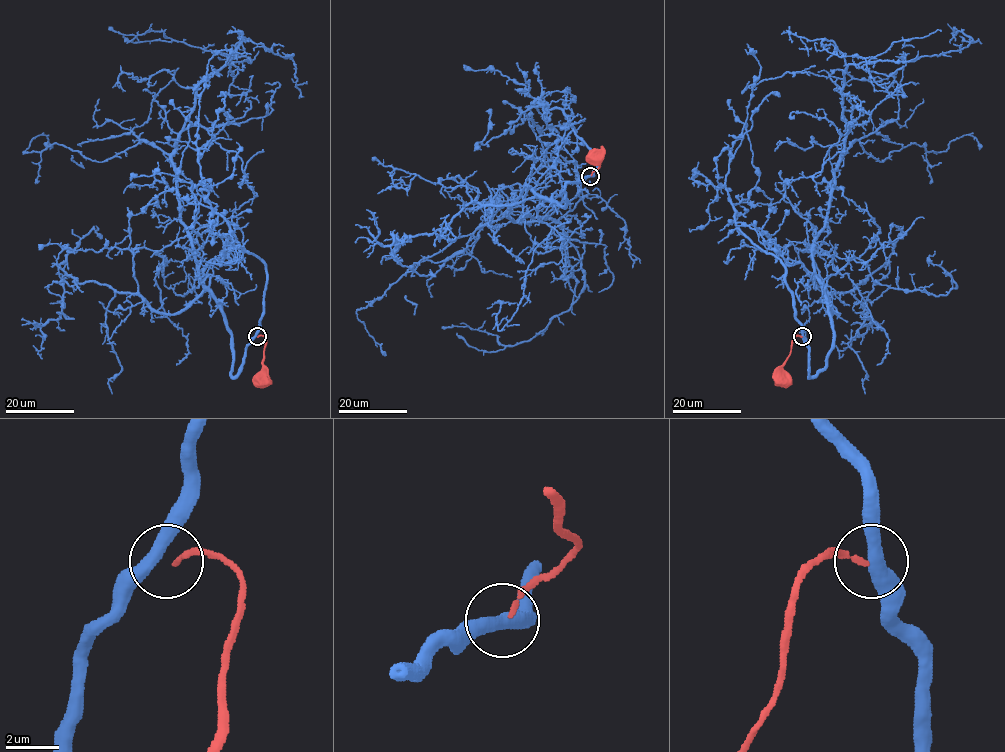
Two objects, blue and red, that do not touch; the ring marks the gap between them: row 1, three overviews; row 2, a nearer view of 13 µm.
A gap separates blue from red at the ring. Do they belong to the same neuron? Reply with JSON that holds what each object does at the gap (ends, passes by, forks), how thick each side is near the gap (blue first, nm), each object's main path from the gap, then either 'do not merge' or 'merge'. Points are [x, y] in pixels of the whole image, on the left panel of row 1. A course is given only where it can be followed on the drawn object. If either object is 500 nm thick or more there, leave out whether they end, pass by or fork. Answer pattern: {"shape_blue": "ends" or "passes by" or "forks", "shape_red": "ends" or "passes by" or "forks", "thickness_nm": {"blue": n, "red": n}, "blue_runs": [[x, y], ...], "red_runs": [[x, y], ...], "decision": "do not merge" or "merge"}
{"shape_blue": "passes by", "shape_red": "ends", "thickness_nm": {"blue": 440, "red": 180}, "blue_runs": [[256, 336], [232, 376], [230, 330], [199, 275], [171, 159], [195, 88], [251, 60], [162, 31], [108, 26]], "red_runs": [[257, 336], [266, 339], [262, 378]], "decision": "do not merge"}

